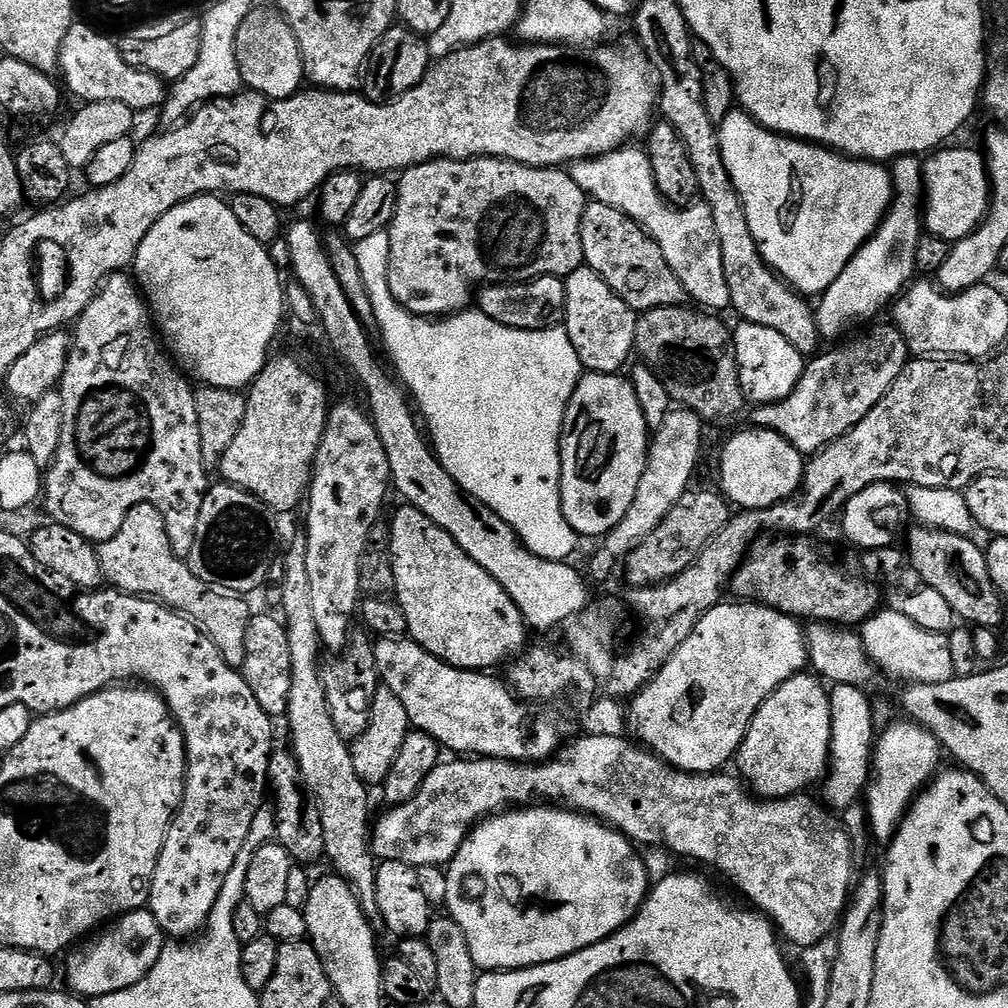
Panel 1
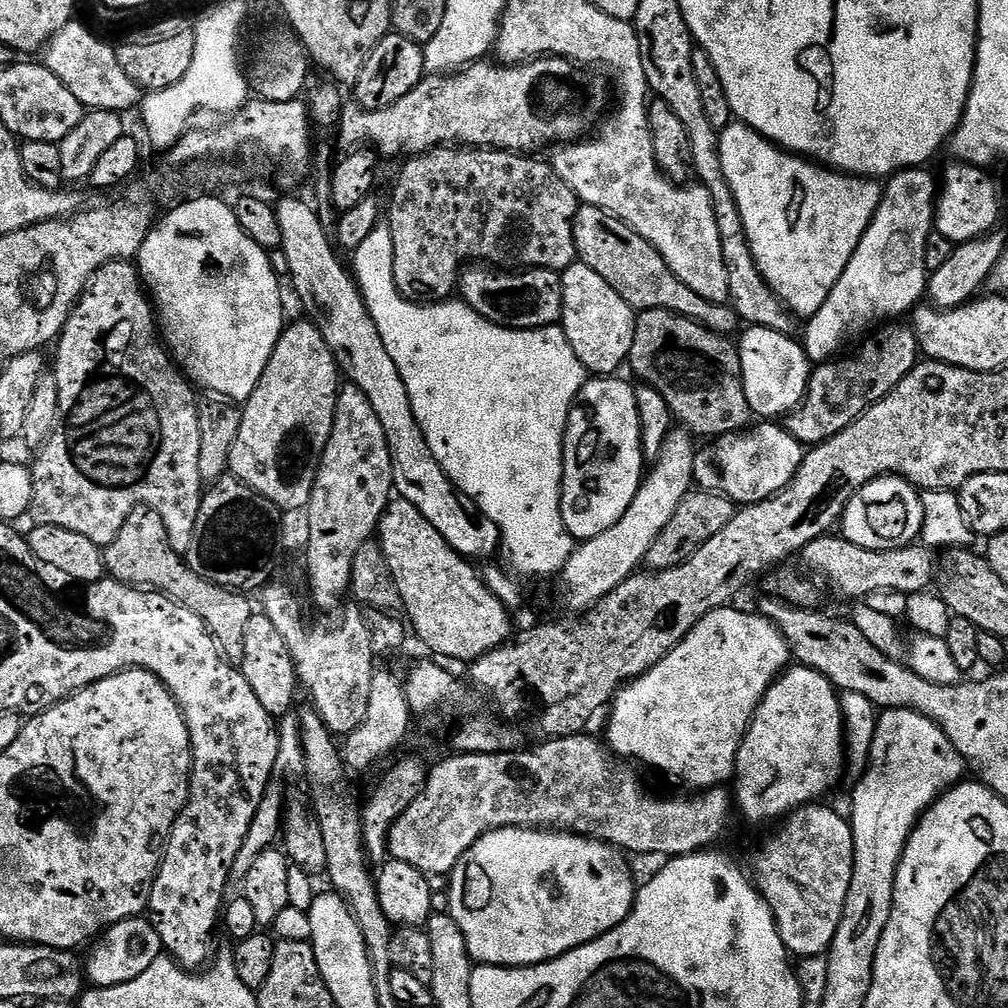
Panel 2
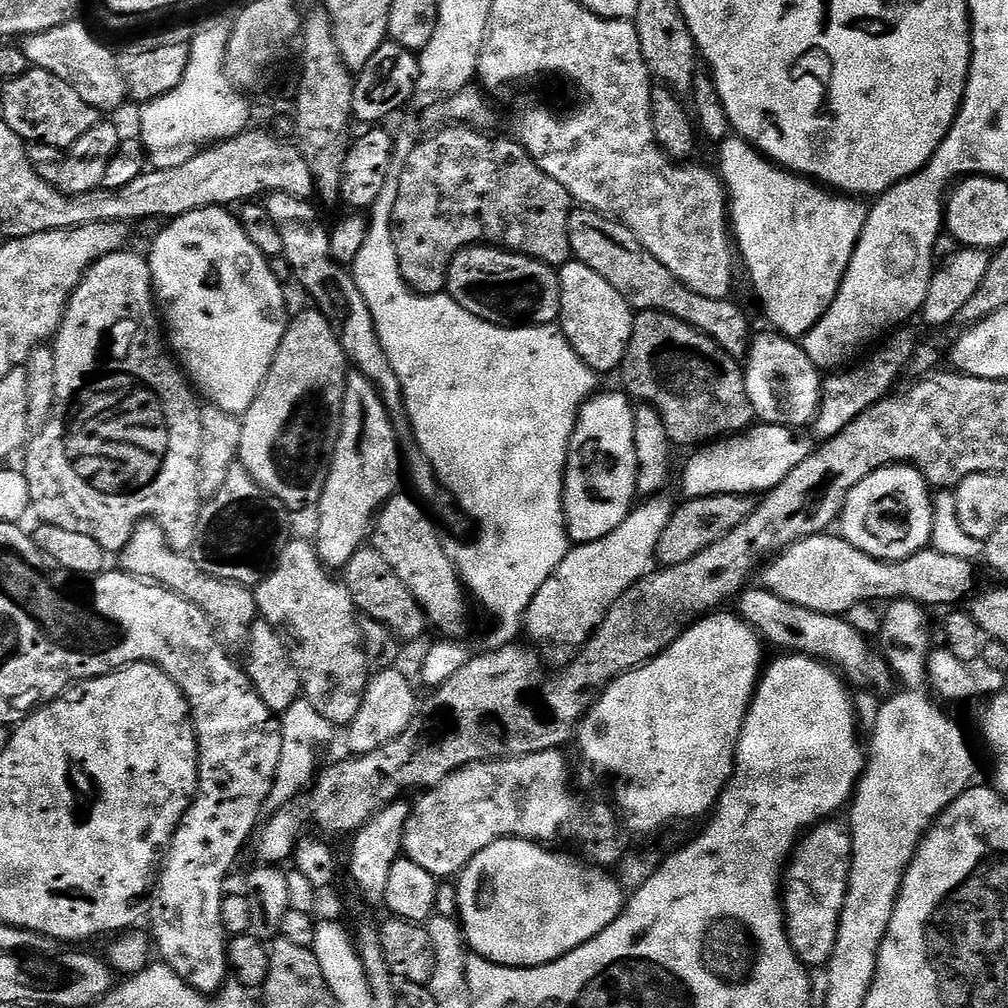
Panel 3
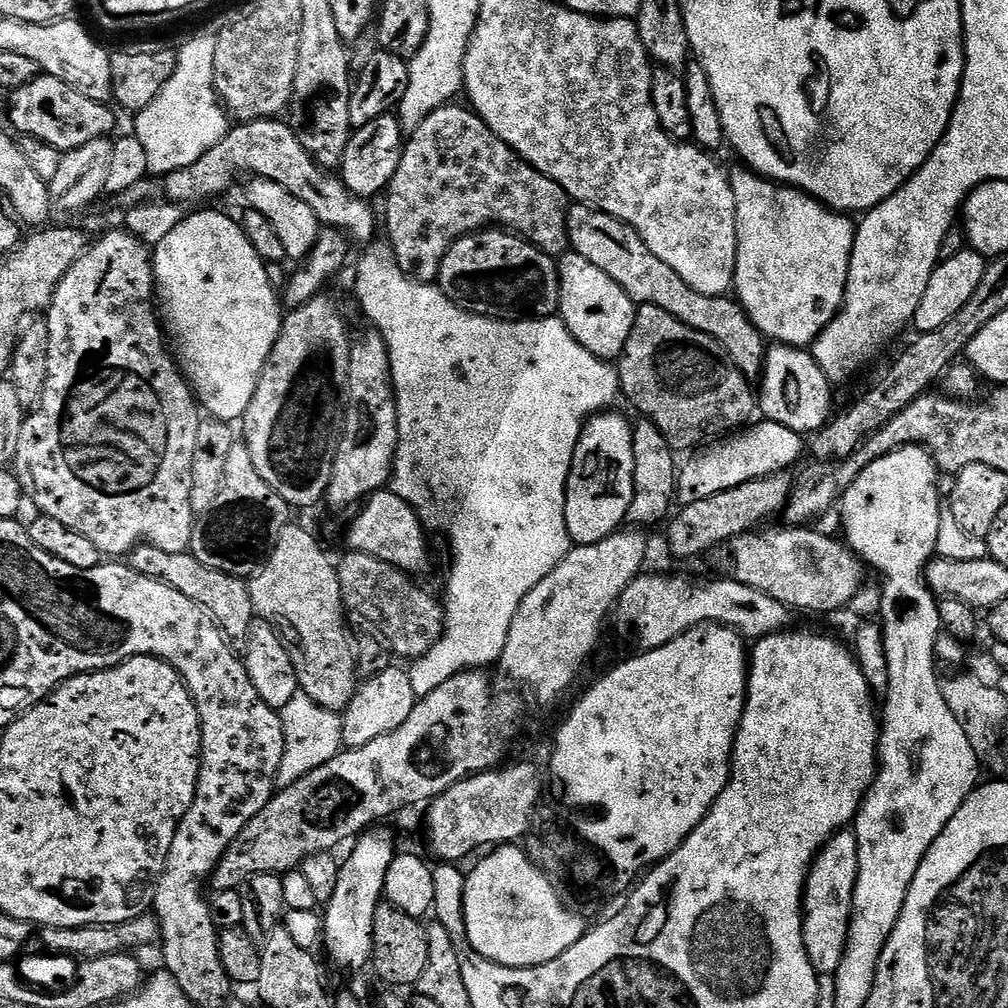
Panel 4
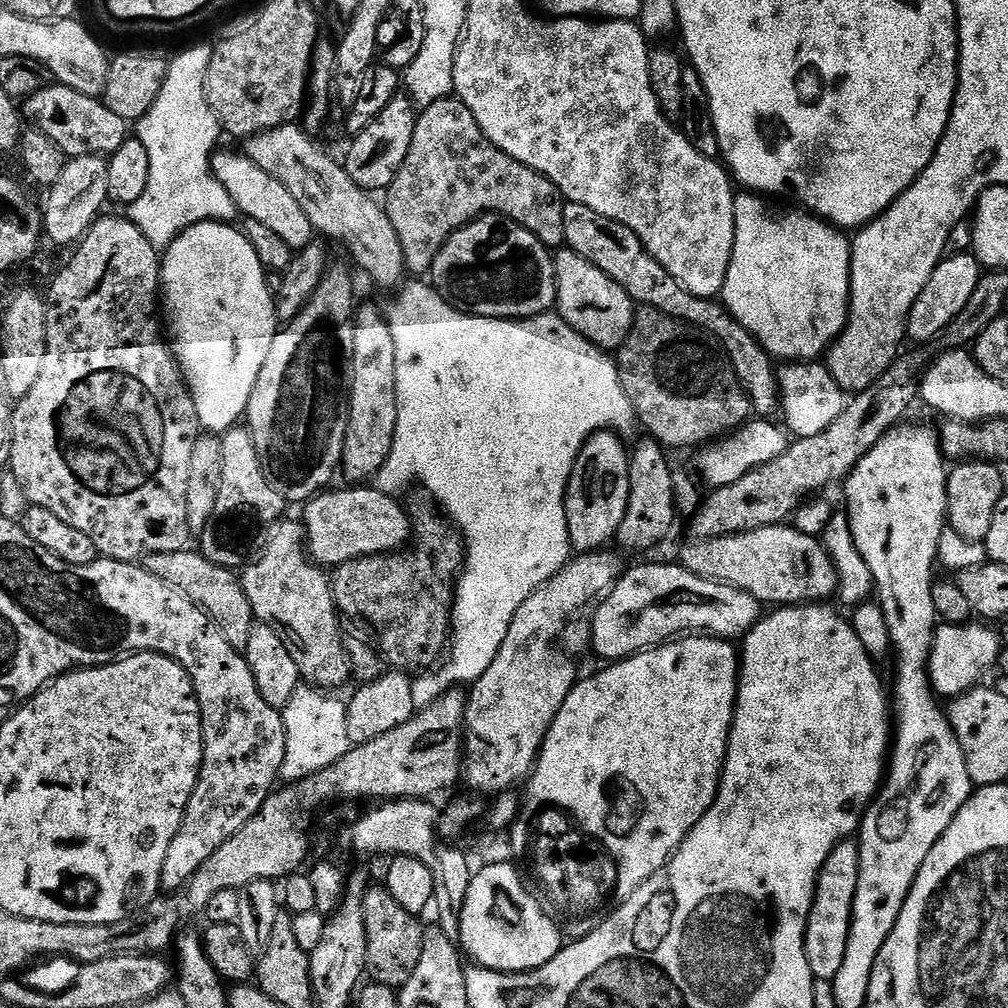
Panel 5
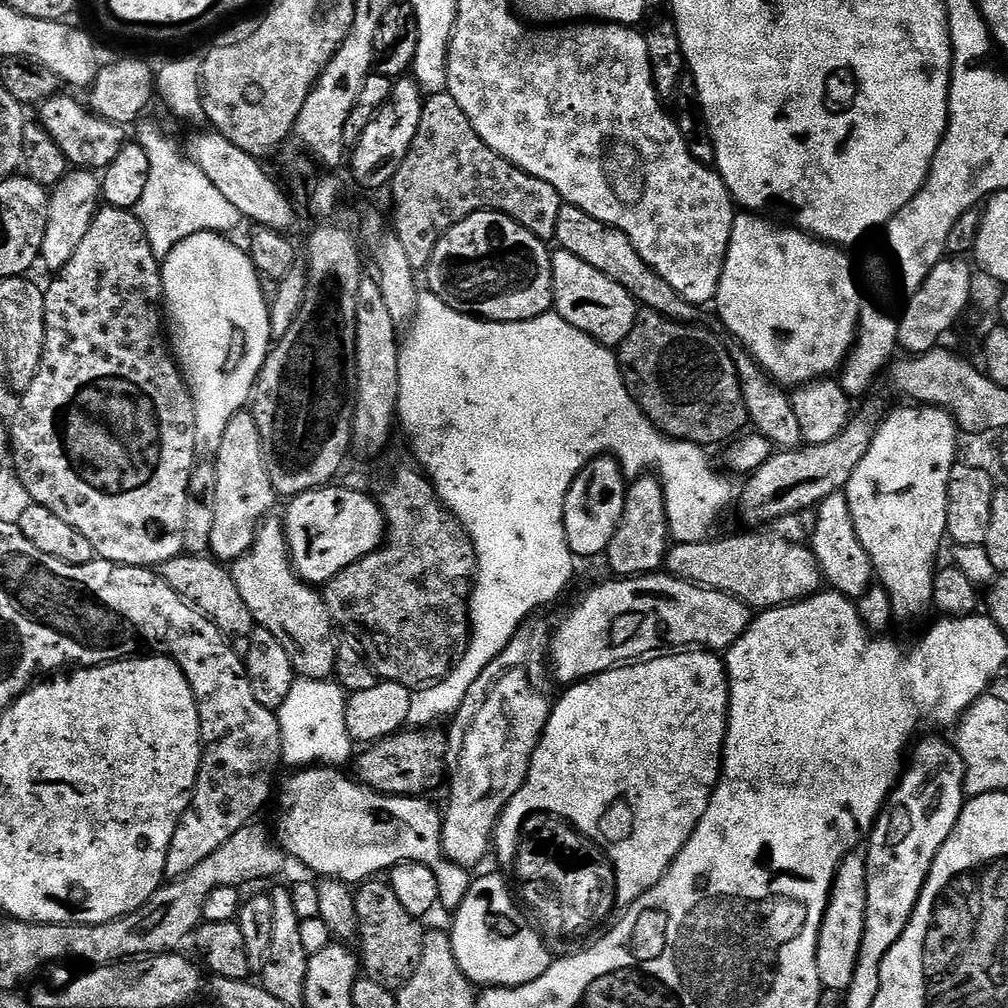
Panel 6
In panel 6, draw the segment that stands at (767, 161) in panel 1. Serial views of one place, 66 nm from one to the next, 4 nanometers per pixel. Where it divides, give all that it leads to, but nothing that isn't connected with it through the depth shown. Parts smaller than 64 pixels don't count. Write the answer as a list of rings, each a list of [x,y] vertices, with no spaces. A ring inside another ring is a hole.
[[[747,210],[741,211],[734,218],[714,309],[739,347],[752,355],[777,385],[799,386],[831,377],[852,351],[862,303],[861,297],[858,298],[856,294],[852,264],[844,253],[847,251],[809,236],[799,228],[779,228],[764,218]]]

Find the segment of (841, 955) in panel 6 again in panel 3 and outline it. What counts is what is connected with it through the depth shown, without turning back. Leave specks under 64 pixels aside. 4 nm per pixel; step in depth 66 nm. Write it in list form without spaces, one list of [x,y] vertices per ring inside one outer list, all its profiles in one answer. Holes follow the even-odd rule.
[[[821,822],[808,829],[800,837],[782,876],[782,907],[784,928],[796,957],[809,969],[820,970],[827,965],[838,942],[838,926],[842,918],[842,906],[846,902],[848,879],[852,869],[852,834],[847,827],[839,828],[836,822]]]

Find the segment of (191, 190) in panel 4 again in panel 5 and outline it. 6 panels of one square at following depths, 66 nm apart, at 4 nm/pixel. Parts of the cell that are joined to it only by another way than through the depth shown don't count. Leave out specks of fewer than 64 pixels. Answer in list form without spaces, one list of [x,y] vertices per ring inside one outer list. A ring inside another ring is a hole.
[[[293,122],[247,137],[243,141],[242,152],[262,166],[270,178],[278,178],[278,182],[290,190],[291,196],[306,213],[306,218],[310,218],[313,233],[320,235],[321,232],[344,244],[353,262],[374,283],[395,289],[406,276],[404,255],[402,244],[394,234],[394,226],[390,226],[390,218],[385,214],[381,201],[358,187],[343,163],[337,157],[335,160],[327,156],[311,139],[315,140],[299,123]]]

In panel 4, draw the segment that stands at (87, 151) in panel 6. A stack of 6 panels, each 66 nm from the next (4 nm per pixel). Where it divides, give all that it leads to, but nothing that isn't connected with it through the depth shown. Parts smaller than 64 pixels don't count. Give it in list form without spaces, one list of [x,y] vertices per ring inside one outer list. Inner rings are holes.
[[[38,75],[34,82],[26,82],[26,86],[14,90],[7,99],[8,120],[17,128],[17,133],[38,138],[62,154],[86,146],[86,142],[111,137],[116,128],[116,116],[108,104],[78,94],[74,86],[66,86],[66,82],[53,76]]]

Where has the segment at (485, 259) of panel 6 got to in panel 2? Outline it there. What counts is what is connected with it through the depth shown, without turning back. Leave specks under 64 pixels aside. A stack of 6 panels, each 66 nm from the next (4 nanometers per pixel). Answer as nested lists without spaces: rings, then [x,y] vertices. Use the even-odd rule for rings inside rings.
[[[468,266],[461,271],[458,281],[458,296],[463,303],[469,304],[479,316],[486,318],[500,328],[531,330],[550,328],[561,323],[564,315],[562,302],[561,273],[551,272],[548,268],[526,268],[523,270],[497,270],[492,266]]]

